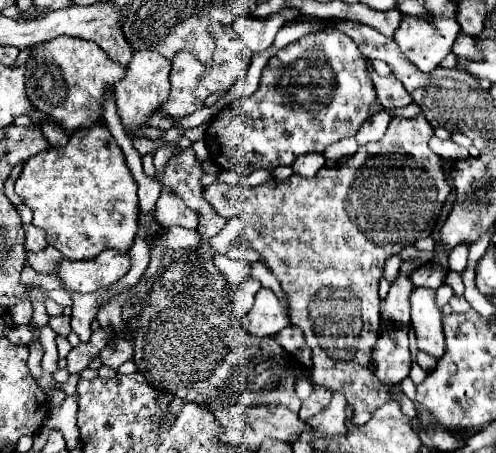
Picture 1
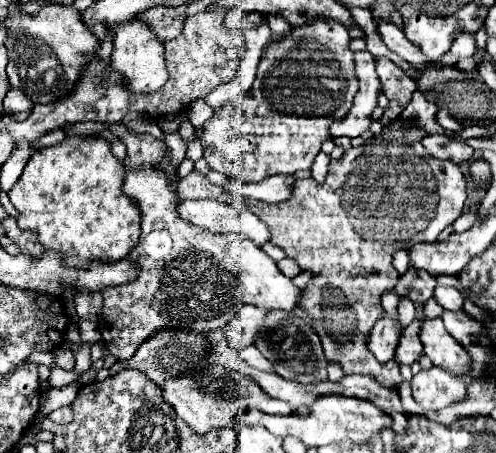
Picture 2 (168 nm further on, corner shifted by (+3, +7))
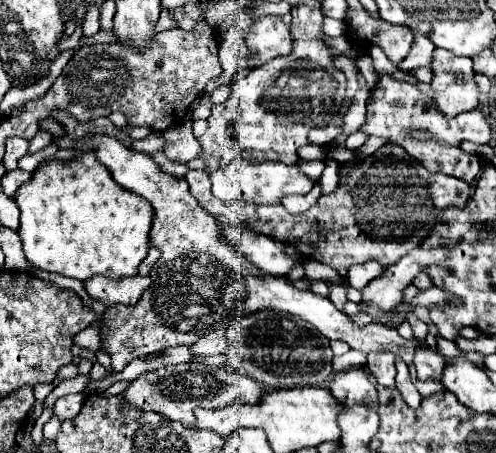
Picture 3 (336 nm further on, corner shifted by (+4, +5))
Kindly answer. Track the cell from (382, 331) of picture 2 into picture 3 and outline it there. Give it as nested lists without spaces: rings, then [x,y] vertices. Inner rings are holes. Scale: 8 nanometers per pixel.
[[[372,352],[372,354],[368,354],[368,368],[376,376],[378,384],[394,386],[394,378],[396,378],[394,354],[390,354],[390,352]]]

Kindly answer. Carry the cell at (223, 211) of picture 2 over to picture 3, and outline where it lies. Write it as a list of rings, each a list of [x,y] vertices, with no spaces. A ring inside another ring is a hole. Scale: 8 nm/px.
[[[222,224],[222,232],[236,242],[238,246],[242,246],[248,254],[248,260],[262,268],[268,274],[278,274],[278,276],[286,276],[298,262],[278,244],[274,244],[268,236],[264,234],[256,234],[254,230],[236,230],[232,226]]]

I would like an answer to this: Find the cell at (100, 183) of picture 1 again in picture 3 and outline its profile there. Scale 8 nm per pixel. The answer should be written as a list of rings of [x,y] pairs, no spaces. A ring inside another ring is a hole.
[[[82,154],[70,162],[48,162],[18,190],[20,238],[28,262],[80,282],[92,276],[136,276],[150,248],[154,210],[148,200],[124,190],[96,162],[96,154]]]

